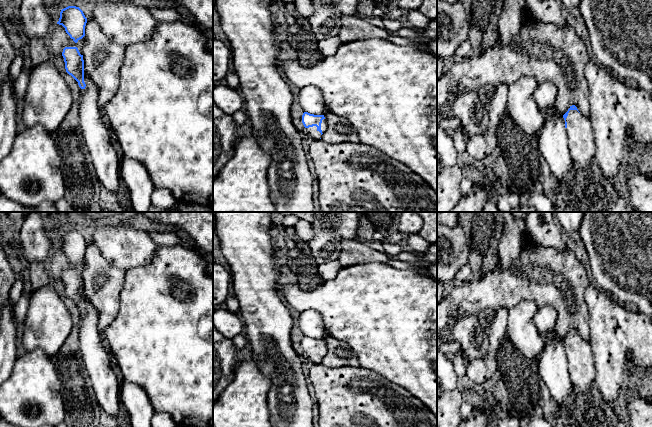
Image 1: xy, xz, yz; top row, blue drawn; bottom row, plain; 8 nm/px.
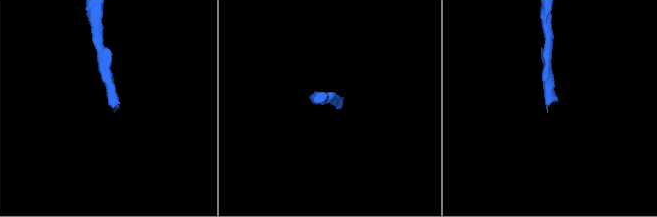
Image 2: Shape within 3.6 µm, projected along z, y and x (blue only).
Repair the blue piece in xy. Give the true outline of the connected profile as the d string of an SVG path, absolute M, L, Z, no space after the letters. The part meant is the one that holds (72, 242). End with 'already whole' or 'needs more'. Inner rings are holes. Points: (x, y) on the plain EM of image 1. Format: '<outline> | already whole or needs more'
M68 230L61 234L57 248L65 252L70 262L77 267L85 260L87 242L83 235L76 230Z | already whole

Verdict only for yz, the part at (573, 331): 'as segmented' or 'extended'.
extended

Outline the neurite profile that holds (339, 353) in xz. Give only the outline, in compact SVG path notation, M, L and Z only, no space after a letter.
M325 335L323 339L327 347L327 353L321 360L324 366L331 368L341 366L360 367L357 354L346 342L330 335Z

